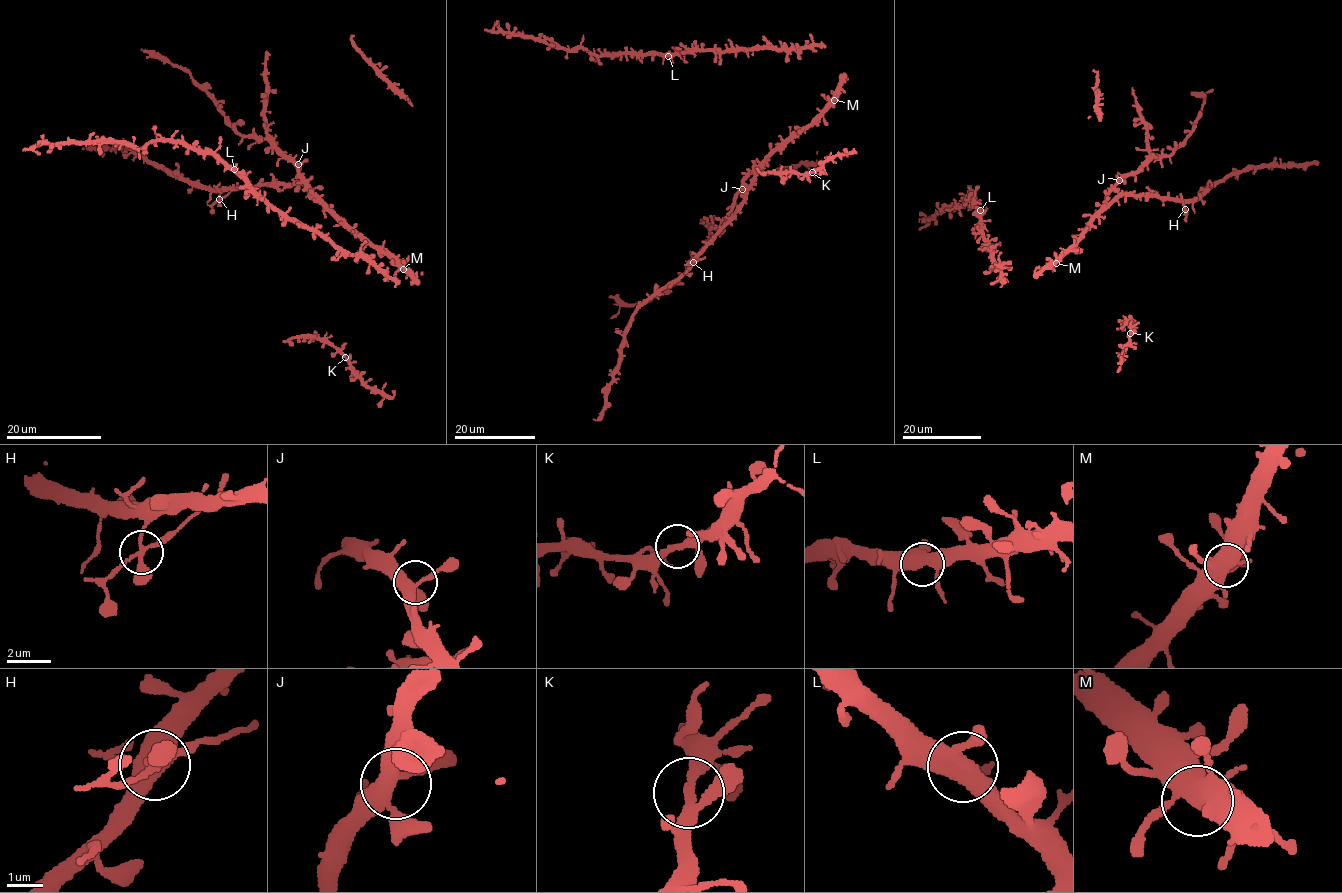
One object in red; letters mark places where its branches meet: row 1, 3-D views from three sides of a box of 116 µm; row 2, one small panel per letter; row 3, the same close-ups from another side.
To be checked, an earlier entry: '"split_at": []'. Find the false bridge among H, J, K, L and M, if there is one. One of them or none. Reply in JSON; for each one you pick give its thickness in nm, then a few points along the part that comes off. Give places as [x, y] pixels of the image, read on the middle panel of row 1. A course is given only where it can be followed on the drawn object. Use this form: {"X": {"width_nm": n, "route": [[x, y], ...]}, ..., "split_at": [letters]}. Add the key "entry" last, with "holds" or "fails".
{"H": {"width_nm": 200, "route": [[693, 263], [705, 257]]}, "split_at": ["H"], "entry": "fails"}

